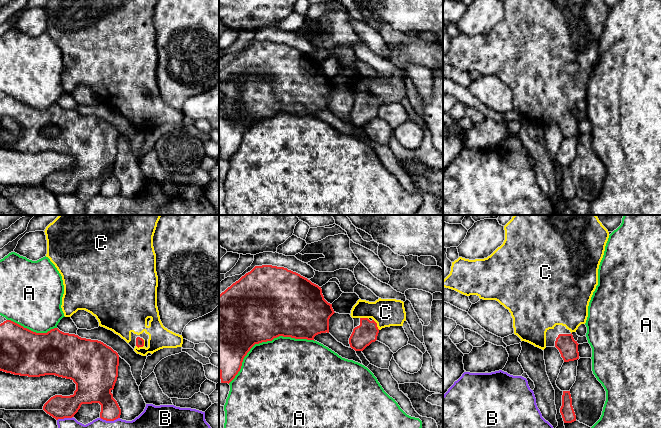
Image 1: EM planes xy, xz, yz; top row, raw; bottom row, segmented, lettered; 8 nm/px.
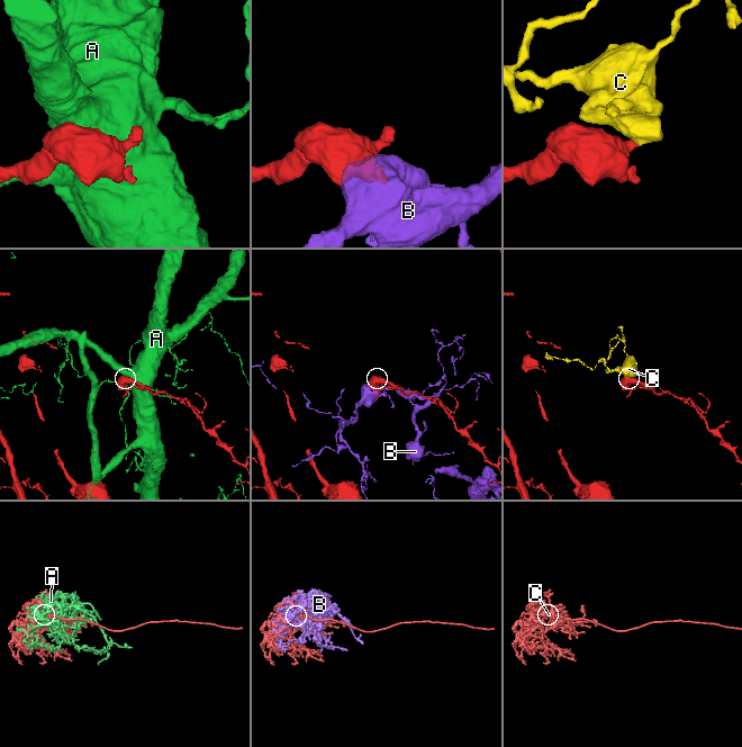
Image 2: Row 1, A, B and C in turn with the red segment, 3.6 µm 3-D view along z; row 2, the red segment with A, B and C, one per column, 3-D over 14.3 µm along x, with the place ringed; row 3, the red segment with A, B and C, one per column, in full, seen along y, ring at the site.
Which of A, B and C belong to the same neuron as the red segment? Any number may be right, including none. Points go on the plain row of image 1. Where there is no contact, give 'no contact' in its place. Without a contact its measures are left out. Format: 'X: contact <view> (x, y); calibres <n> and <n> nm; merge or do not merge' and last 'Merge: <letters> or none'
A: contact xz (265, 117); calibres 500 and 500 nm; do not merge
B: contact xy (110, 196); calibres 190 and 300 nm; do not merge
C: contact xy (143, 120); calibres 60 and 260 nm; merge
Merge: C

